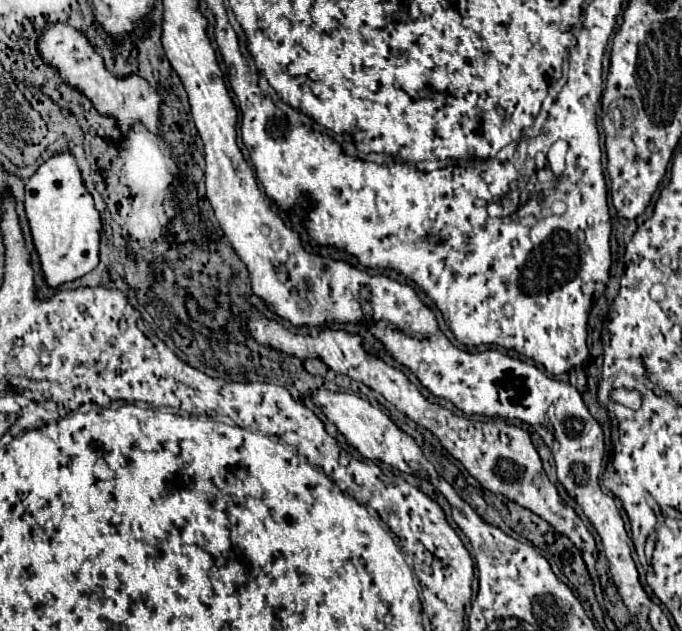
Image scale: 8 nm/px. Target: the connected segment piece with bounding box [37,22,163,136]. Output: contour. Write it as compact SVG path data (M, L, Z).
M45 24L41 36L39 36L39 56L47 66L53 66L61 80L79 90L85 98L89 98L93 102L93 106L97 108L97 112L101 116L109 116L117 120L117 128L121 130L121 134L125 136L129 132L131 124L141 122L149 132L159 134L161 126L159 126L159 118L161 118L161 96L157 92L155 86L151 86L145 78L137 76L137 74L127 74L125 78L117 78L109 72L109 68L103 62L103 56L95 52L95 48L91 46L91 42L87 40L87 36L69 26L69 24Z

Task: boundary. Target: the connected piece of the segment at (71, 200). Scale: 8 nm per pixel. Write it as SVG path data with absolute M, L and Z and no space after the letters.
M73 154L49 158L25 184L25 212L31 238L39 254L39 264L49 288L73 282L99 264L99 210L83 186L81 172Z

